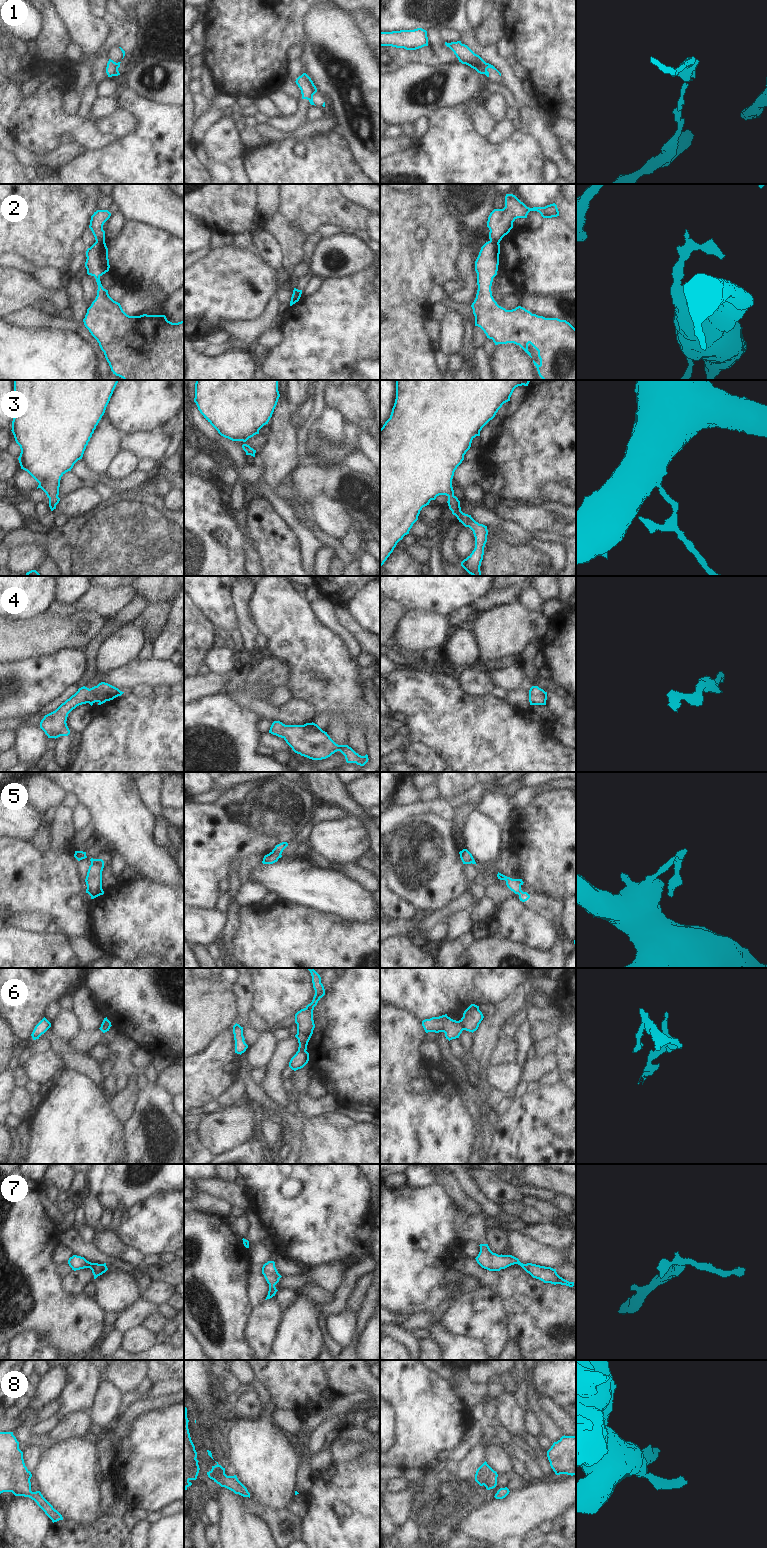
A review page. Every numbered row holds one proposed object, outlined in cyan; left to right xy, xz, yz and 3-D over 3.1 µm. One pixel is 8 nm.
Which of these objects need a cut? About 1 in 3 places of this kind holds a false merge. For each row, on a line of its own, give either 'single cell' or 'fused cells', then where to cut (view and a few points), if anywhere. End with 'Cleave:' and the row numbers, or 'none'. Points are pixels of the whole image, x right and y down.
1: fused cells; cut in yz along (485, 63), (487, 68)
2: fused cells; cut in xy along (104, 239), (96, 241)
3: single cell; no cut
4: single cell; no cut
5: fused cells; cut in xz along (271, 852), (280, 854)
6: fused cells; cut in yz along (460, 1020), (464, 1029)
7: single cell; no cut
8: single cell; no cut
Cleave: 1, 2, 5, 6

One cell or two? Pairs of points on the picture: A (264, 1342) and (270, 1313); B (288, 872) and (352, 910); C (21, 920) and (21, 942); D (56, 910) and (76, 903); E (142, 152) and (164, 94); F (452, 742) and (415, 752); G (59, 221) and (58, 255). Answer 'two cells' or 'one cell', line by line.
A: one cell
B: one cell
C: two cells
D: two cells
E: two cells
F: two cells
G: one cell

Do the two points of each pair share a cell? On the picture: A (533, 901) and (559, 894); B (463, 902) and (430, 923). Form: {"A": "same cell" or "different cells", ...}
{"A": "different cells", "B": "same cell"}

